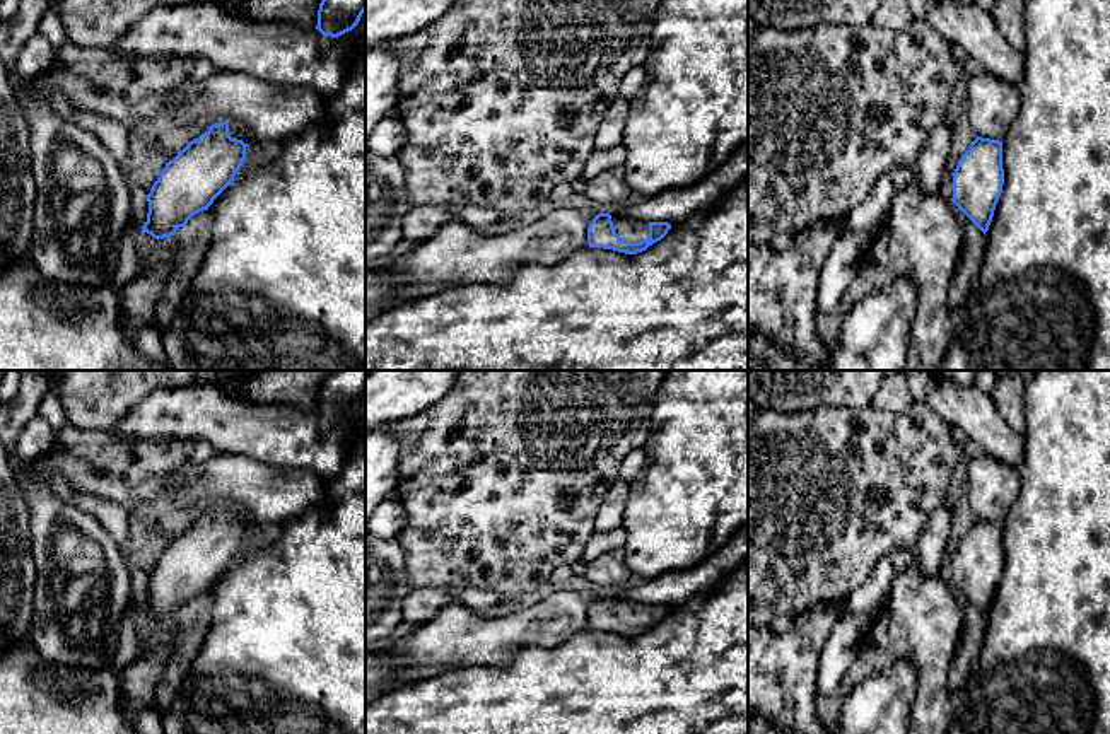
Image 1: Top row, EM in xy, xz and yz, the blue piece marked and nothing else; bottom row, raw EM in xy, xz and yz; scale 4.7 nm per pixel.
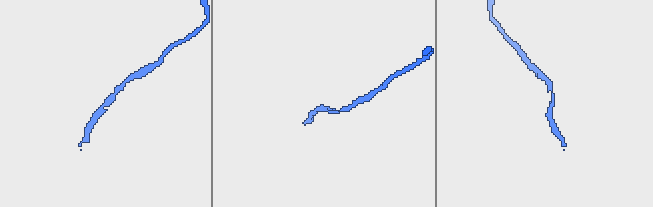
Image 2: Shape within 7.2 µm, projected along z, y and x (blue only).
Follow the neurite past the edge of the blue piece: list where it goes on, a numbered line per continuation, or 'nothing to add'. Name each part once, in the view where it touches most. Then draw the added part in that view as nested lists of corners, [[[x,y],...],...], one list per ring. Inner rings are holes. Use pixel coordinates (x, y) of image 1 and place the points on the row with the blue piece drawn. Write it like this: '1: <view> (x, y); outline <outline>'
1: xz (630, 229); outline [[[611,215],[615,232],[628,242],[649,239],[649,222],[635,217]]]

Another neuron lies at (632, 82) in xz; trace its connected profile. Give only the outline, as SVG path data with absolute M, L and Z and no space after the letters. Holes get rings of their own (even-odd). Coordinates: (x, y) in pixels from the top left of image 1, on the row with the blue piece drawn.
M635 67L632 68L620 84L620 96L627 97L627 99L634 99L637 94L640 94L644 84L646 84L646 70L644 67Z

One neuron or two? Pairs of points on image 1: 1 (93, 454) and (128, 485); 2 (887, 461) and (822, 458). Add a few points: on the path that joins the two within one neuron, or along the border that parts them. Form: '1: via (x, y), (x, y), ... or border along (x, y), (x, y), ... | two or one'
1: via (101, 463), (120, 477) | one
2: via (871, 461), (837, 461) | one

